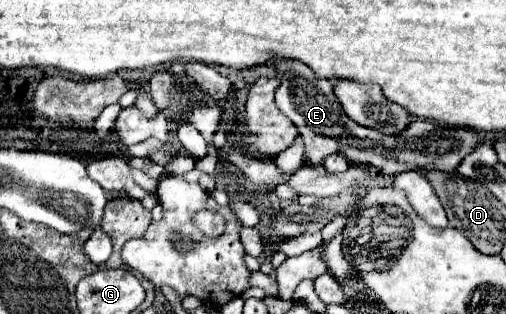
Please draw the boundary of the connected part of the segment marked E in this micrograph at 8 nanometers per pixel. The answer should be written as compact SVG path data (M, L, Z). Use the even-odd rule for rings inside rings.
M270 58L268 64L274 66L276 78L280 80L280 86L276 90L276 104L296 124L298 132L302 134L302 140L306 144L304 162L308 162L308 166L316 166L328 154L336 152L346 156L350 162L370 164L384 174L400 174L406 170L454 172L462 158L468 156L472 148L482 140L474 130L442 128L438 124L424 120L410 122L410 126L406 126L398 136L390 136L380 130L360 126L344 114L342 106L338 104L332 92L330 80L316 78L316 74L300 60Z

